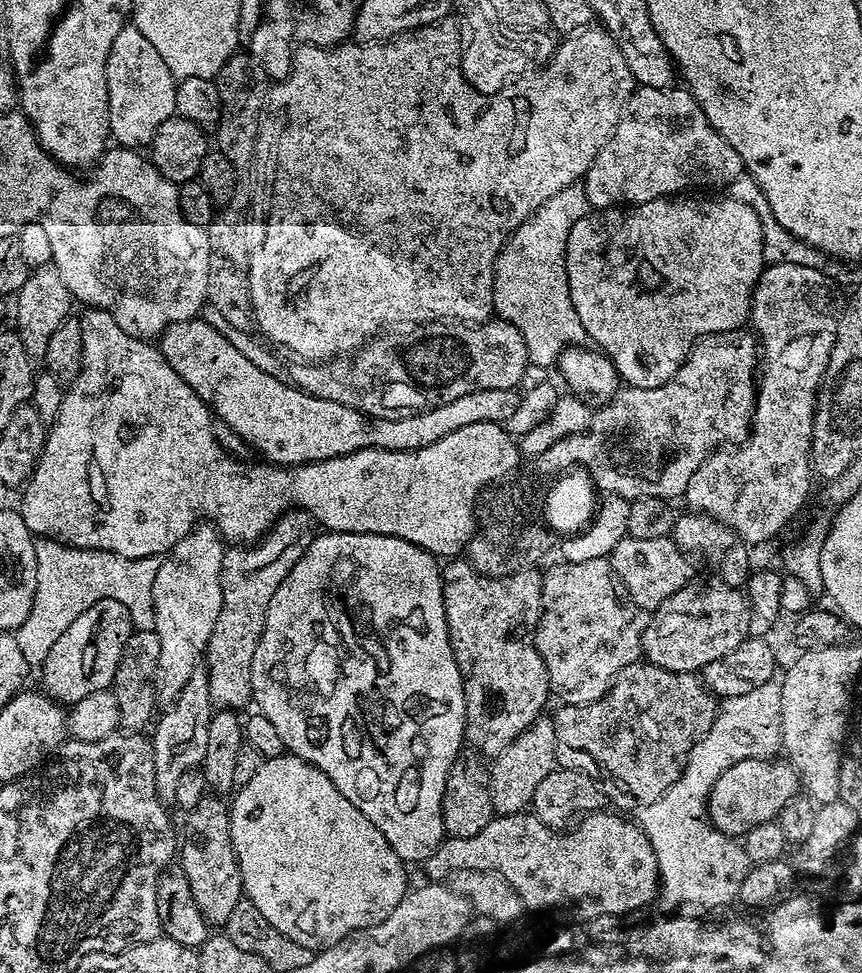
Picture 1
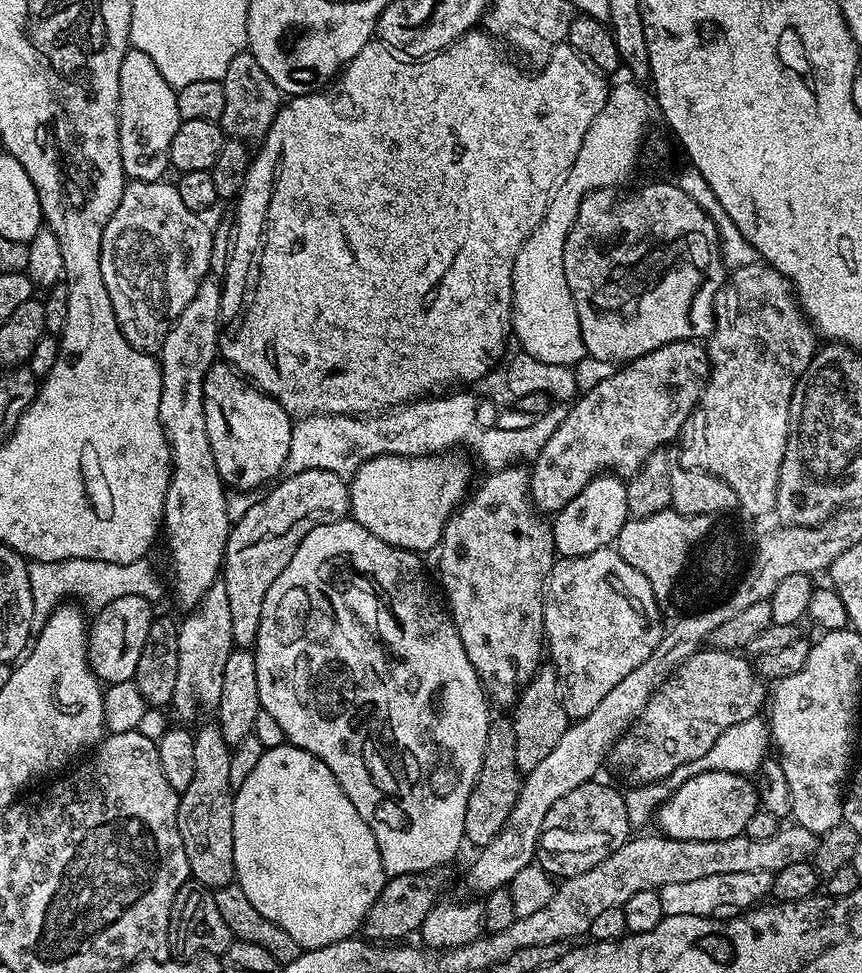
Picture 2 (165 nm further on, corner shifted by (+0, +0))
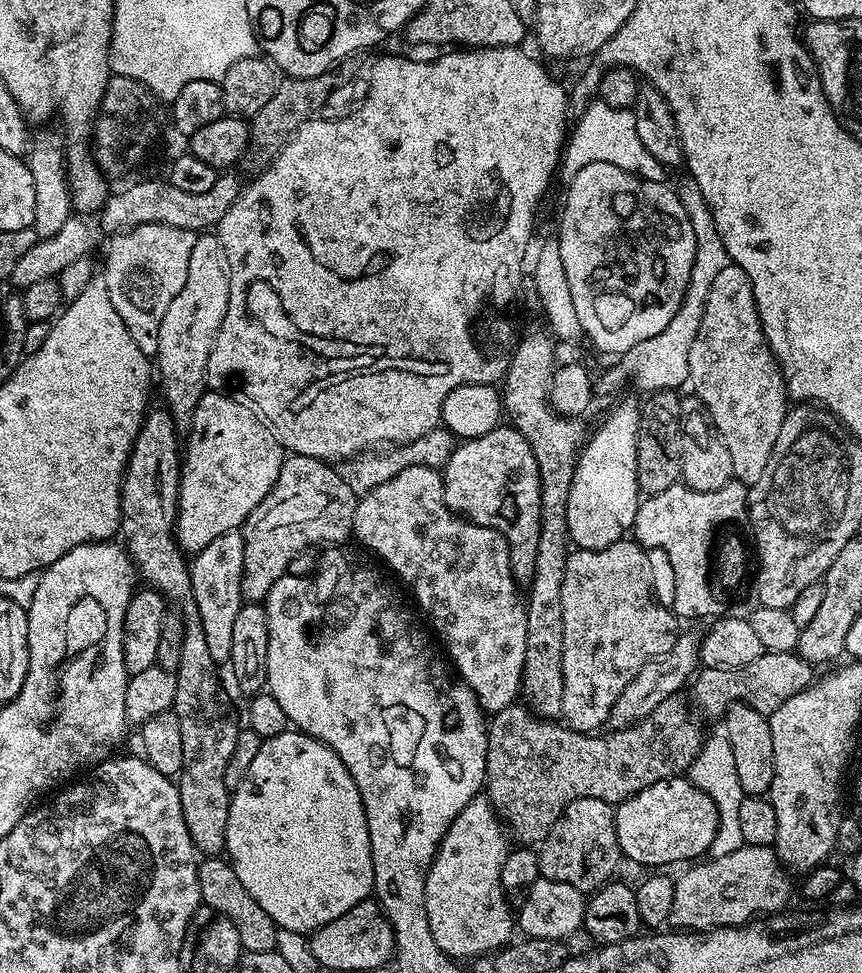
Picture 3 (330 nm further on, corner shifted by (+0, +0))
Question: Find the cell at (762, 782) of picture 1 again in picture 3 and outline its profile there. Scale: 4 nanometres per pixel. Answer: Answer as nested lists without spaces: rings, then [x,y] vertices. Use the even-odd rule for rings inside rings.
[[[683,775],[654,782],[654,786],[646,786],[646,790],[616,808],[616,833],[623,859],[636,864],[699,861],[705,855],[703,852],[711,849],[718,826],[719,814],[714,801]]]

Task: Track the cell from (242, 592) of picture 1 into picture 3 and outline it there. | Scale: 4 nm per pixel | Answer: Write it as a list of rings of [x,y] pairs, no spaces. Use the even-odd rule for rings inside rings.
[[[289,455],[280,467],[278,482],[270,494],[246,518],[244,545],[246,562],[242,574],[242,594],[245,601],[263,602],[268,592],[289,571],[292,559],[324,528],[324,540],[328,546],[336,546],[339,540],[352,536],[352,523],[358,493],[350,490],[343,476],[331,463],[309,456]]]

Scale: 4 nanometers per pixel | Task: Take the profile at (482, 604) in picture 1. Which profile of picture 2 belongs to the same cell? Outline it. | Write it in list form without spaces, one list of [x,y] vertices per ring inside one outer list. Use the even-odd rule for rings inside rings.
[[[527,467],[497,468],[489,471],[487,475],[488,477],[480,485],[477,483],[471,489],[470,495],[465,499],[464,503],[453,512],[452,517],[446,522],[444,537],[442,537],[438,545],[441,584],[439,584],[439,587],[442,589],[446,607],[452,613],[454,626],[462,638],[462,646],[466,646],[466,658],[470,658],[474,670],[480,675],[480,680],[484,684],[484,692],[488,695],[489,701],[493,705],[508,704],[507,706],[512,706],[515,705],[521,688],[536,675],[537,668],[541,667],[542,664],[540,652],[542,656],[546,648],[544,638],[544,589],[548,587],[548,576],[552,573],[552,566],[558,559],[558,536],[557,533],[556,536],[552,533],[552,528],[548,525],[549,517],[532,503],[530,482],[528,481],[530,472]]]

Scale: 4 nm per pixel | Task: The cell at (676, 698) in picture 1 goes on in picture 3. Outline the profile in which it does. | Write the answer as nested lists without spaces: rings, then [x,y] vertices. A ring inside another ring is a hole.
[[[766,650],[758,658],[754,658],[754,662],[750,662],[750,666],[742,666],[738,670],[704,668],[691,681],[692,696],[690,695],[690,700],[697,713],[705,712],[708,716],[723,717],[734,701],[743,697],[740,695],[743,694],[744,687],[748,684],[748,676],[752,676],[752,681],[748,684],[747,703],[763,716],[769,717],[774,710],[778,710],[778,706],[782,706],[782,702],[786,702],[786,698],[794,698],[794,694],[810,687],[814,679],[812,672],[814,672],[813,665],[807,664],[796,652],[769,652]]]

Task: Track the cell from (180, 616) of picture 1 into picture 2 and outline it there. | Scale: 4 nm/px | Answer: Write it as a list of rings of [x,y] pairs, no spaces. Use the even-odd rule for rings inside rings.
[[[206,278],[198,286],[198,294],[194,294],[194,298],[190,298],[190,302],[186,306],[186,310],[182,310],[182,314],[178,314],[178,318],[172,324],[172,328],[166,334],[164,343],[158,349],[158,359],[160,362],[160,373],[162,374],[162,398],[160,399],[160,421],[164,427],[164,432],[168,436],[168,445],[172,451],[172,473],[170,474],[170,482],[166,490],[166,502],[164,503],[164,522],[163,531],[168,531],[168,556],[172,559],[172,590],[170,586],[170,596],[176,599],[176,604],[183,610],[191,610],[197,608],[202,602],[202,598],[206,594],[206,590],[212,585],[213,581],[218,578],[221,573],[224,562],[224,551],[226,550],[226,542],[228,541],[228,533],[230,531],[230,522],[226,518],[226,485],[221,480],[218,470],[214,466],[214,450],[210,450],[210,438],[206,434],[206,410],[204,409],[204,376],[211,369],[213,364],[218,360],[218,341],[222,331],[220,323],[220,289],[221,285],[212,281],[212,278]]]

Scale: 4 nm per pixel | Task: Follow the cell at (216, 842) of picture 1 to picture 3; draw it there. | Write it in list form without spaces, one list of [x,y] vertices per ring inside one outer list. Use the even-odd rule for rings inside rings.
[[[153,407],[145,415],[142,426],[138,430],[138,438],[132,447],[128,465],[124,468],[124,481],[120,484],[120,530],[123,547],[135,571],[144,579],[149,588],[156,589],[169,605],[175,606],[184,623],[182,638],[182,658],[178,658],[176,667],[176,689],[172,708],[178,723],[182,726],[182,770],[178,777],[180,801],[182,802],[182,818],[186,818],[186,830],[190,830],[192,844],[197,853],[208,858],[216,858],[225,851],[226,822],[228,821],[228,801],[230,789],[226,786],[226,762],[230,762],[230,754],[234,754],[234,742],[238,742],[241,725],[236,725],[236,708],[216,673],[218,662],[210,658],[210,650],[206,647],[206,634],[202,630],[202,618],[198,618],[198,606],[192,597],[192,573],[186,553],[176,540],[176,514],[180,510],[180,465],[182,463],[181,437],[176,437],[178,425],[176,419],[169,414],[167,407]]]

